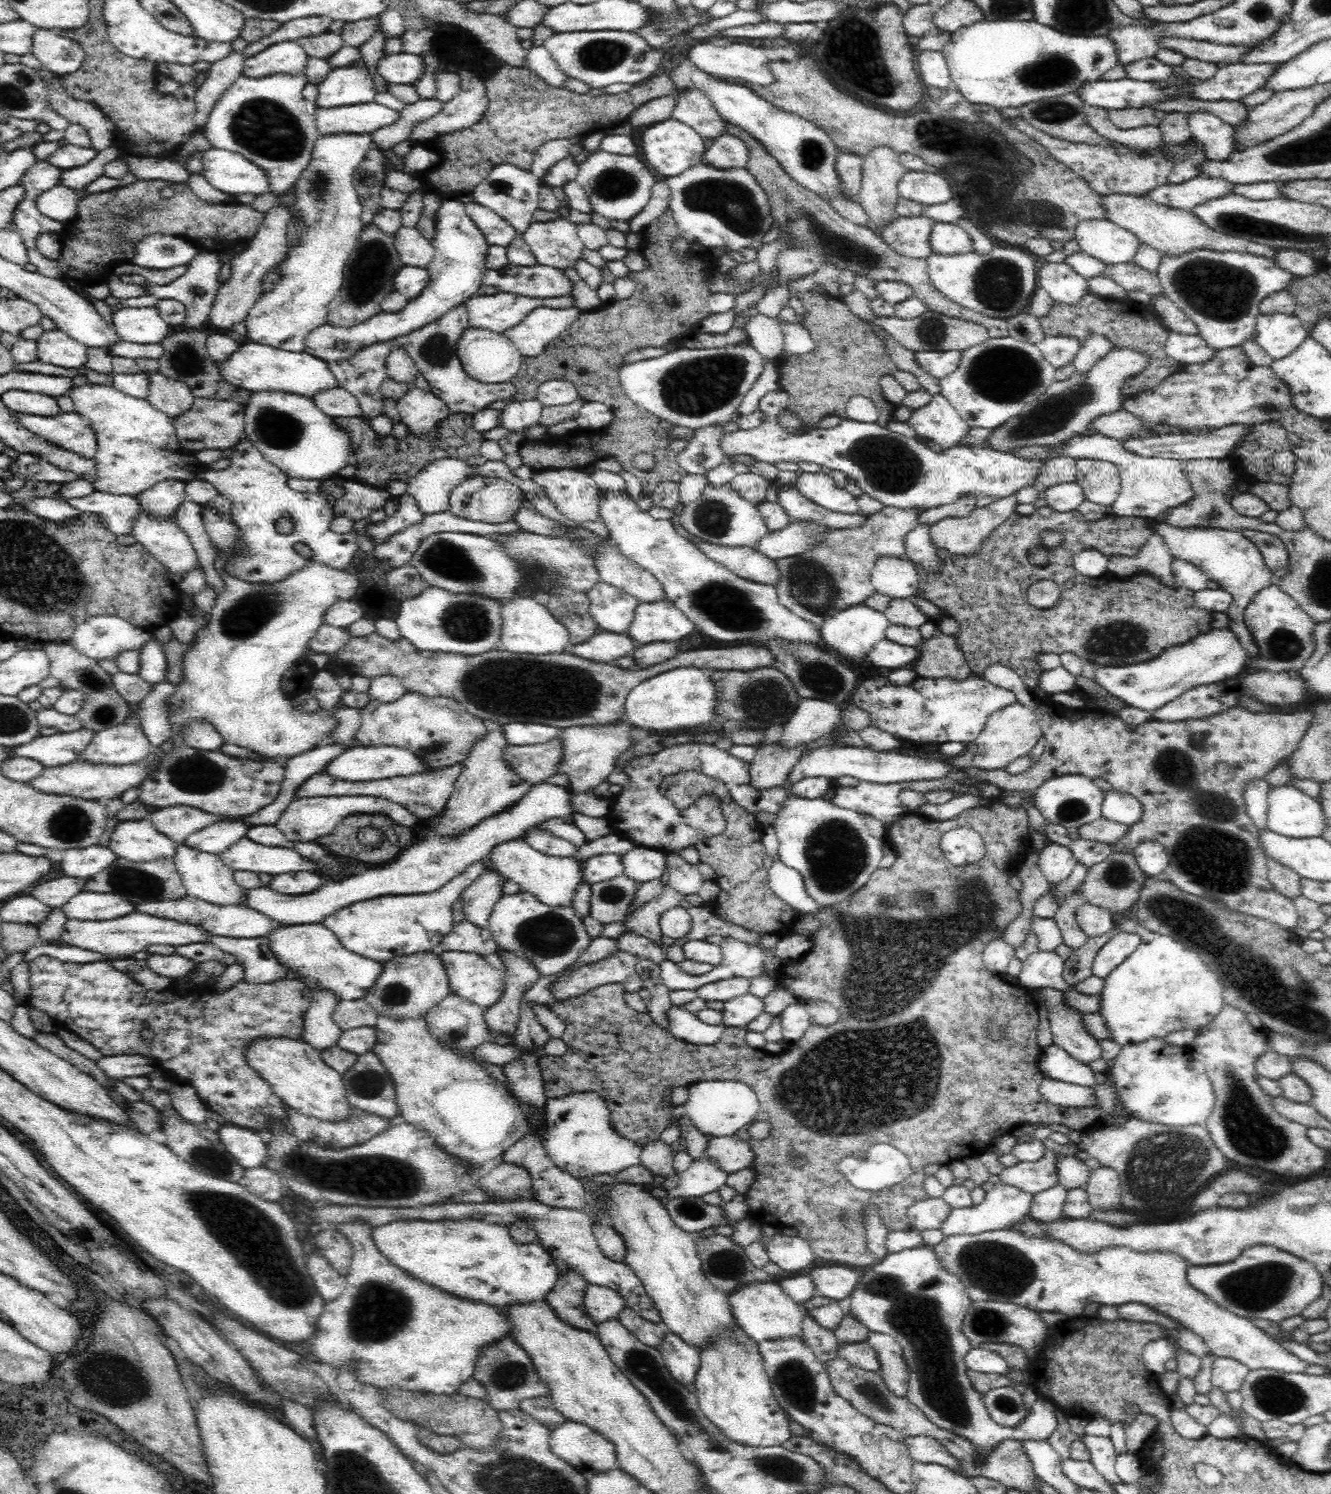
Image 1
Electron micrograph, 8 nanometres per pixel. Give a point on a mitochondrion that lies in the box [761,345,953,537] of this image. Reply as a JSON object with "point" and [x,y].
{"point":[889,464]}

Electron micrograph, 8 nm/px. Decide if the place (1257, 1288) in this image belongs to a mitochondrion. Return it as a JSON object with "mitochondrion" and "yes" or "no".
{"mitochondrion":"yes"}

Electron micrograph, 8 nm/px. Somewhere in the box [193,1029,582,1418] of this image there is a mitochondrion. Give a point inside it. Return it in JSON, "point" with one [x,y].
{"point":[360,1176]}

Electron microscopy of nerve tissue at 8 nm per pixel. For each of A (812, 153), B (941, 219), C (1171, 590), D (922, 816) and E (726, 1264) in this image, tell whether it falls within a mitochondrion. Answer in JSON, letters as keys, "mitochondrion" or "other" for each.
{"A":"mitochondrion","B":"other","C":"other","D":"other","E":"mitochondrion"}

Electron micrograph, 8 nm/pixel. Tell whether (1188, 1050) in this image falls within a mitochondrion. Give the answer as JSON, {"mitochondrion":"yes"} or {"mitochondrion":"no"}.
{"mitochondrion":"no"}

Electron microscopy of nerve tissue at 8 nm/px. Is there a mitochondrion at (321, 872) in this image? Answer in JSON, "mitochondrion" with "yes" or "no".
{"mitochondrion":"no"}

